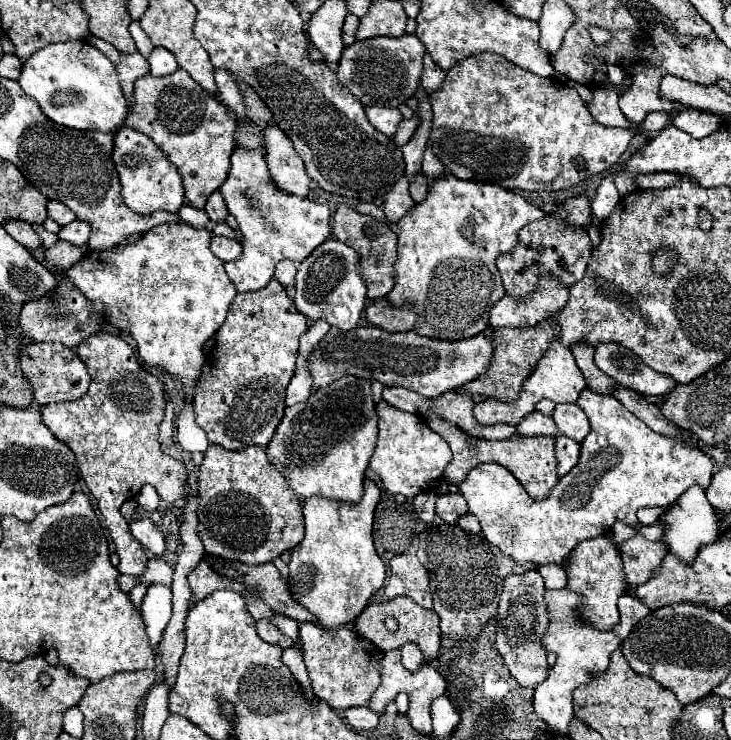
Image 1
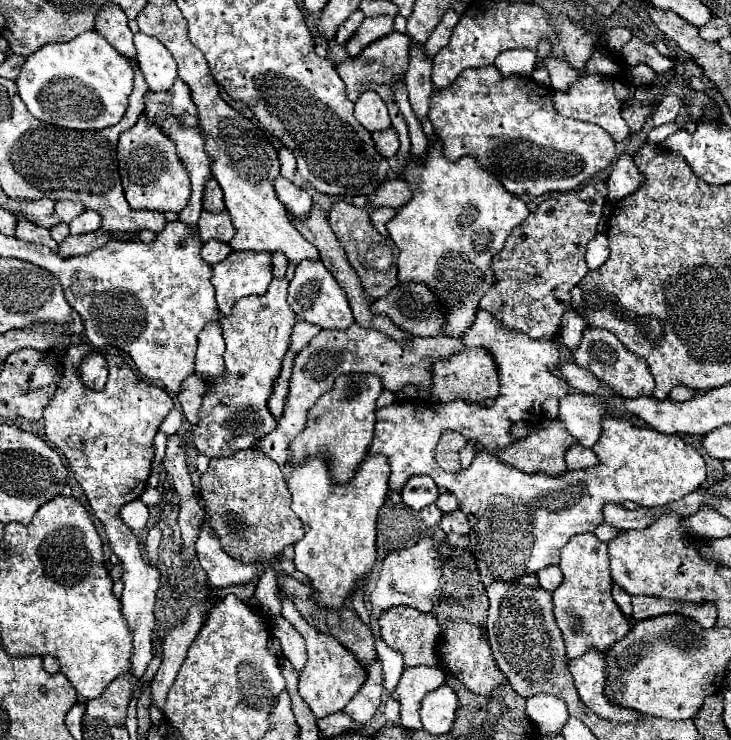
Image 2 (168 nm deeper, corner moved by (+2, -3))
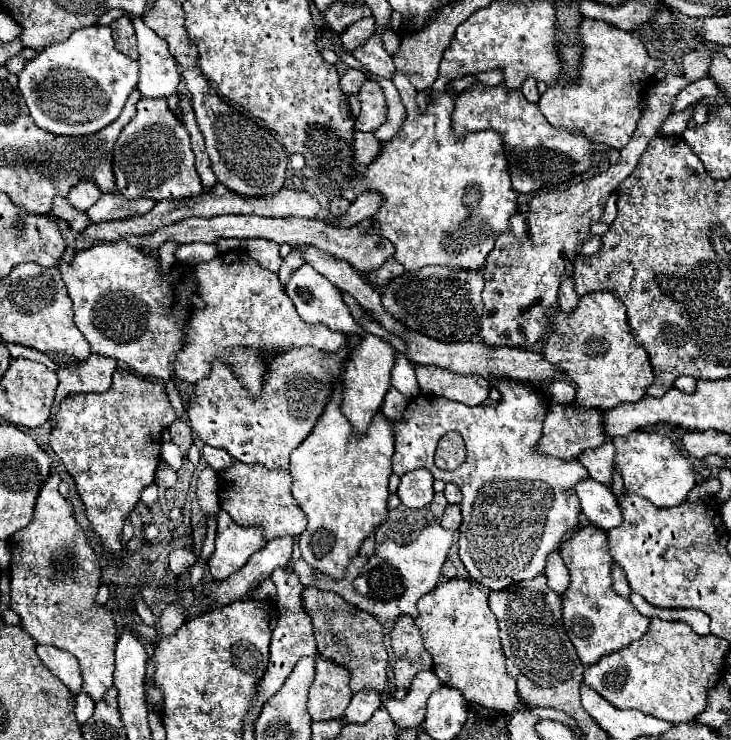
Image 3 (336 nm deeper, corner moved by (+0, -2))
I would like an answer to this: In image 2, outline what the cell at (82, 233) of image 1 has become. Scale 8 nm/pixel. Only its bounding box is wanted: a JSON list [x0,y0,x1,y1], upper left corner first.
[68,210,100,234]

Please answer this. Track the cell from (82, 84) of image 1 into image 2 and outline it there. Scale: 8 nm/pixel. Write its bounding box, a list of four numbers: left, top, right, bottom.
[16,30,132,130]

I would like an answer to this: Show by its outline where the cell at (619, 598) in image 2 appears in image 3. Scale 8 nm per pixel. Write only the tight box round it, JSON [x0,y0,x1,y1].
[612,563,630,597]

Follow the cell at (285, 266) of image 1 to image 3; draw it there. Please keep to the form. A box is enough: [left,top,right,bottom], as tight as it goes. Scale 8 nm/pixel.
[242,239,282,271]

